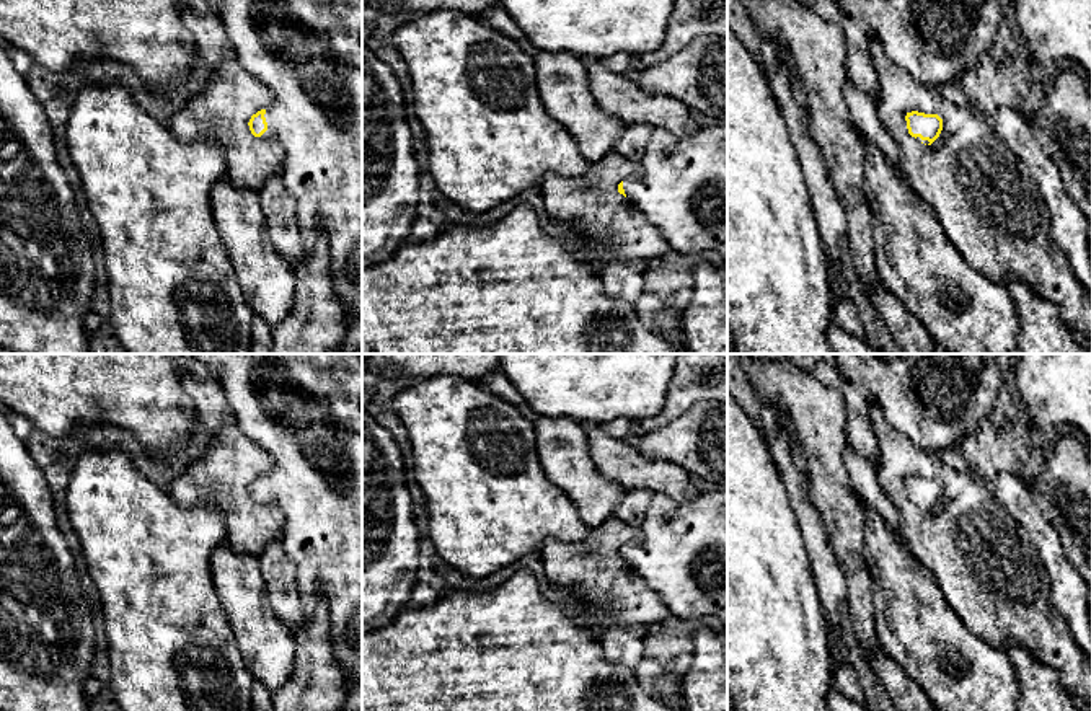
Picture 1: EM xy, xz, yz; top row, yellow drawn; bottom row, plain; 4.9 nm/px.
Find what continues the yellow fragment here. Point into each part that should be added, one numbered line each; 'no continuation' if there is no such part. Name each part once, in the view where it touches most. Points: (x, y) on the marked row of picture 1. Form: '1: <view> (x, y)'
1: xy (309, 52)

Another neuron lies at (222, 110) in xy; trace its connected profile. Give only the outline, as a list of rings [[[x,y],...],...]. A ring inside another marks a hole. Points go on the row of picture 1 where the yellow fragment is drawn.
[[[235,57],[223,59],[212,70],[207,86],[189,98],[184,106],[170,117],[168,127],[181,142],[196,142],[210,137],[223,153],[227,178],[238,189],[259,192],[263,186],[282,171],[284,150],[274,139],[254,137],[250,119],[272,104],[272,91],[254,75],[246,72]]]

